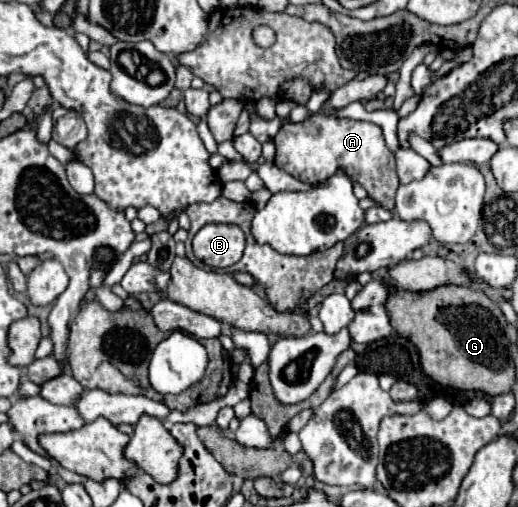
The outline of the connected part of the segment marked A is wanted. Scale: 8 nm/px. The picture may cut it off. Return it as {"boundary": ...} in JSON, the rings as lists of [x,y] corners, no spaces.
{"boundary":[[[314,113],[302,123],[284,123],[274,137],[274,145],[274,165],[302,183],[318,183],[342,167],[352,181],[360,183],[368,191],[368,197],[376,199],[386,209],[394,207],[394,195],[400,185],[396,177],[394,153],[386,147],[382,129],[376,123]]]}

